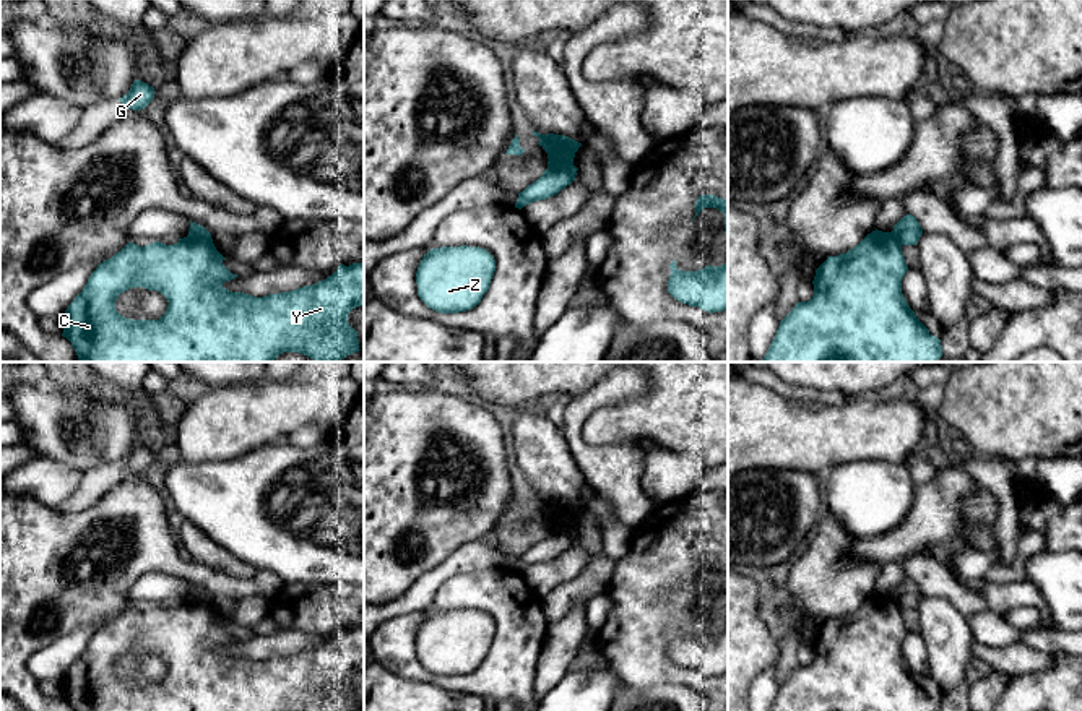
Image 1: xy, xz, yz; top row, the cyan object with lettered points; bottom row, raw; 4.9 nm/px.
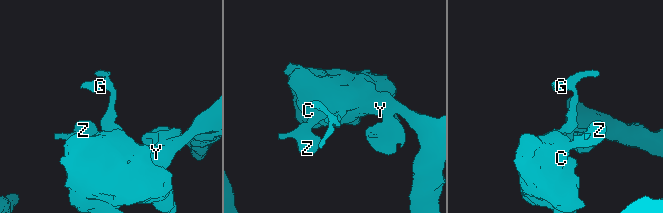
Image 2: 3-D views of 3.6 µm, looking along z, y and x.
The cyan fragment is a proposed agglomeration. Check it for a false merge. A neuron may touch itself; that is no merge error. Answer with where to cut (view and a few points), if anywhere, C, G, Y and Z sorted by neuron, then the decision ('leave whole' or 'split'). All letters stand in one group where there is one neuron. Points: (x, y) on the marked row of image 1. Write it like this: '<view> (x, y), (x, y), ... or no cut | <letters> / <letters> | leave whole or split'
xz (572, 163), (548, 169) | C Y Z / G | split

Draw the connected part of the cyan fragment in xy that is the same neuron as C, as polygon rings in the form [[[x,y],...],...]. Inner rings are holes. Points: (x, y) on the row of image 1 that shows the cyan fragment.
[[[187,235],[174,245],[156,240],[140,247],[130,242],[91,273],[83,291],[62,315],[62,336],[71,343],[78,362],[275,362],[283,352],[299,352],[315,362],[341,362],[361,351],[357,331],[348,323],[348,315],[364,305],[364,263],[340,265],[331,276],[312,286],[253,297],[223,286],[237,278],[223,265],[224,260],[213,240],[200,237]],[[132,287],[161,292],[169,302],[166,313],[159,320],[122,317],[115,310],[115,300]]]

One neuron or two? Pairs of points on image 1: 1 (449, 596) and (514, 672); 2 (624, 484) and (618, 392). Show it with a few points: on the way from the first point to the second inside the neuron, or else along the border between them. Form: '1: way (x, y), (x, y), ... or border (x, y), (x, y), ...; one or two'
1: way (476, 596), (483, 596), (512, 625), (514, 645); one
2: way (597, 461), (575, 440), (575, 419), (590, 405); one

